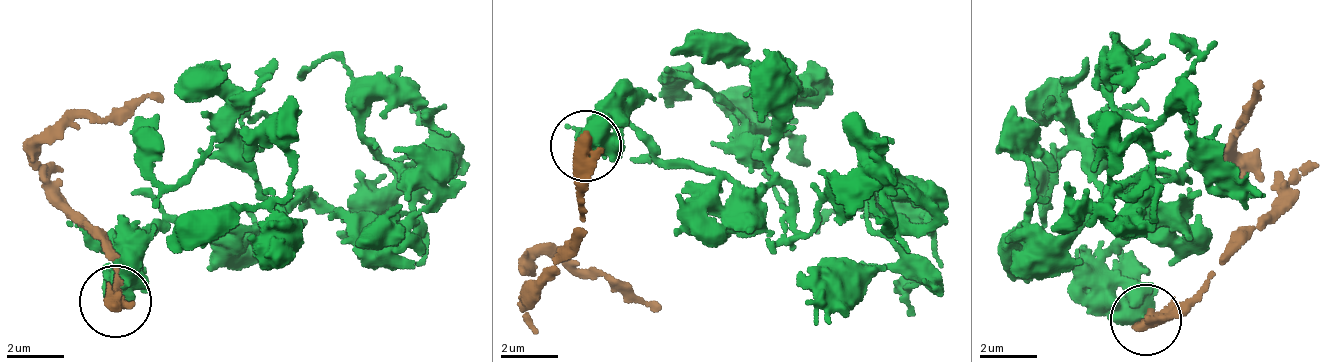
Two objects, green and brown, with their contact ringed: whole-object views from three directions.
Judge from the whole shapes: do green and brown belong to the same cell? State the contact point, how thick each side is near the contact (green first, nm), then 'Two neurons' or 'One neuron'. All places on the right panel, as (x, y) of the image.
Place: (1146, 319). Thickness 700 nm (green) against 600 nm. Two neurons

